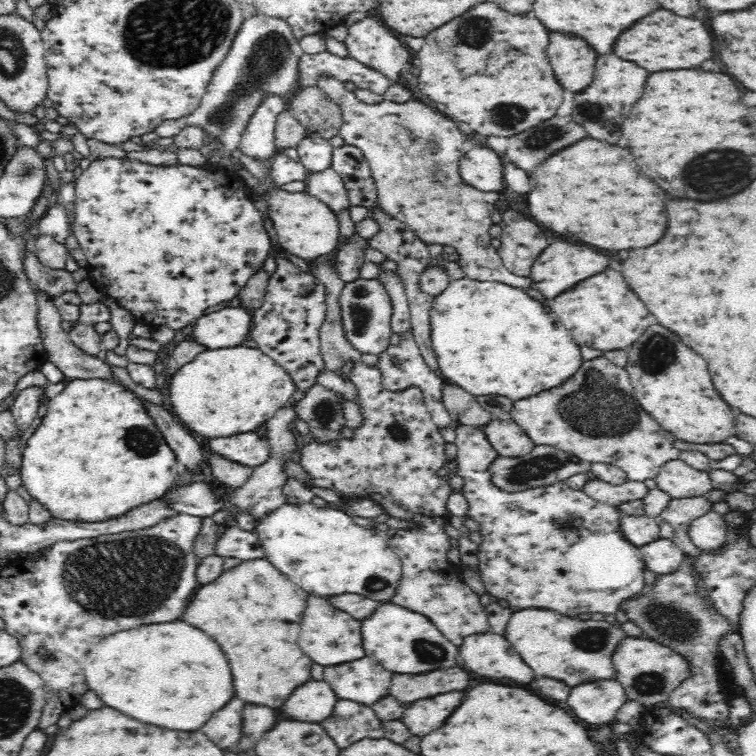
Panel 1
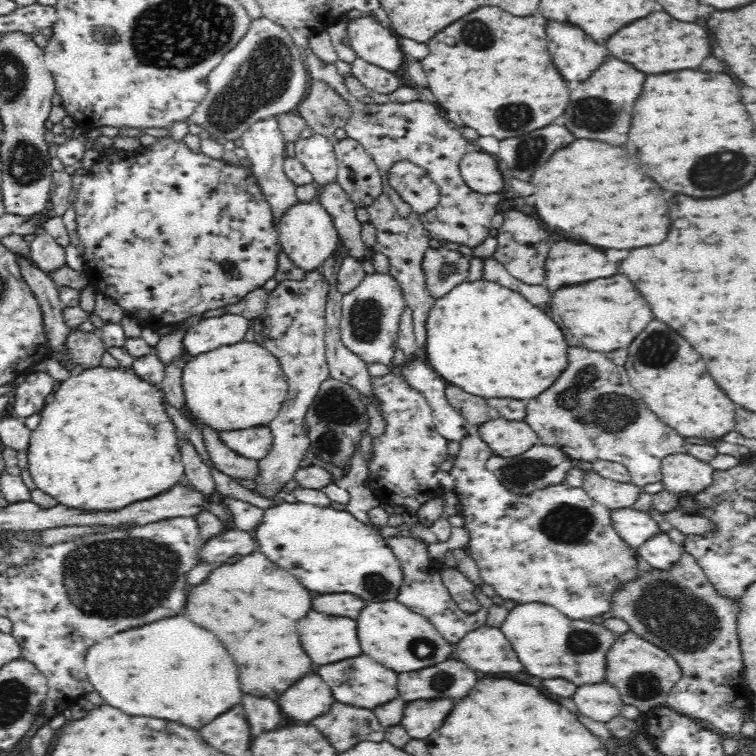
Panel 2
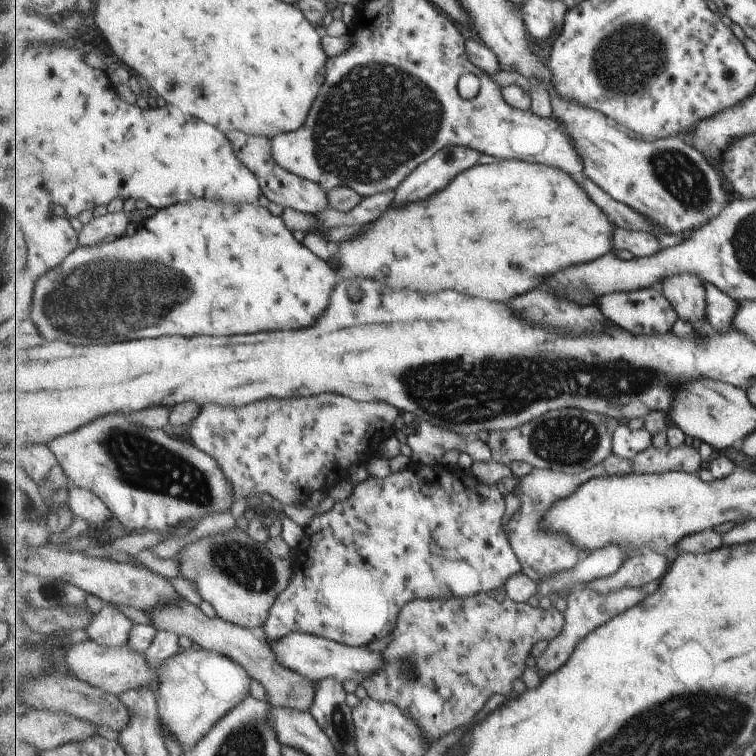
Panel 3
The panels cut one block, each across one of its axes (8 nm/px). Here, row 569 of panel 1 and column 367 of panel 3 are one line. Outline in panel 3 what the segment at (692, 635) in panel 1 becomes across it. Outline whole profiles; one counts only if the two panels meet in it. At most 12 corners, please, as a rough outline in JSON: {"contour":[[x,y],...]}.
{"contour":[[415,599],[360,684],[429,738],[513,696],[564,612]]}

